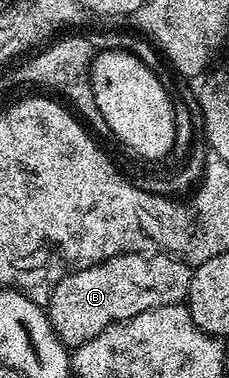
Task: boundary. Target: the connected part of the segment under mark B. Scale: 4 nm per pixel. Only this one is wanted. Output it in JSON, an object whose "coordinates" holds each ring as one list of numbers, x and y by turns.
{"coordinates":[[120,253,116,257,111,257,106,261,100,261,97,265,91,265,86,269,79,269,76,273,71,273,69,277,64,277,57,283,51,297,46,302,47,315,50,323,53,325,54,331,60,337,63,344,67,347,75,347,86,343,90,339,94,339,98,335,102,335,102,331,106,331,112,325,117,325,120,321,129,321,134,319,134,315,142,315,151,309,157,309,163,305,178,305,187,302,188,292,190,291,190,279,192,278,192,269,190,268,187,260,181,259,176,255,145,255,142,253]]}

